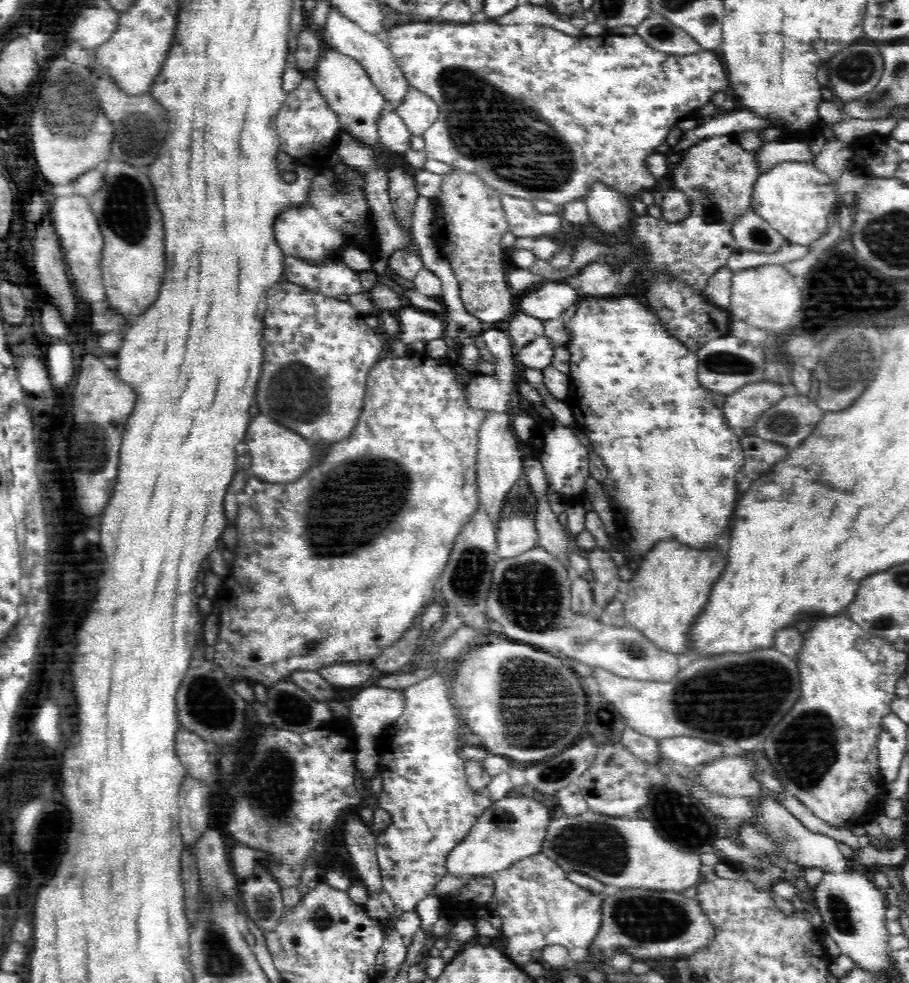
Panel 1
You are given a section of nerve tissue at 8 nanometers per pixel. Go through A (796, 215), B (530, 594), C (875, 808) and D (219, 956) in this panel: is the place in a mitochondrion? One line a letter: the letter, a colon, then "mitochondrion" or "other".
A: other
B: mitochondrion
C: other
D: mitochondrion

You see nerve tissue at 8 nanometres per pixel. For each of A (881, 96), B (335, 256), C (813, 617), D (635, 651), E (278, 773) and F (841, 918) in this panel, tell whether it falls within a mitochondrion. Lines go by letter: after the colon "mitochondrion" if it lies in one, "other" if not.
A: mitochondrion
B: other
C: other
D: mitochondrion
E: mitochondrion
F: mitochondrion

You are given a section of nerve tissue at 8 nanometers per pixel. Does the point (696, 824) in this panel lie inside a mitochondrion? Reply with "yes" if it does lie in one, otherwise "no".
yes

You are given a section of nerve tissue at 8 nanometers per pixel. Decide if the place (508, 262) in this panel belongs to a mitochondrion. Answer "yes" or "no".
no

